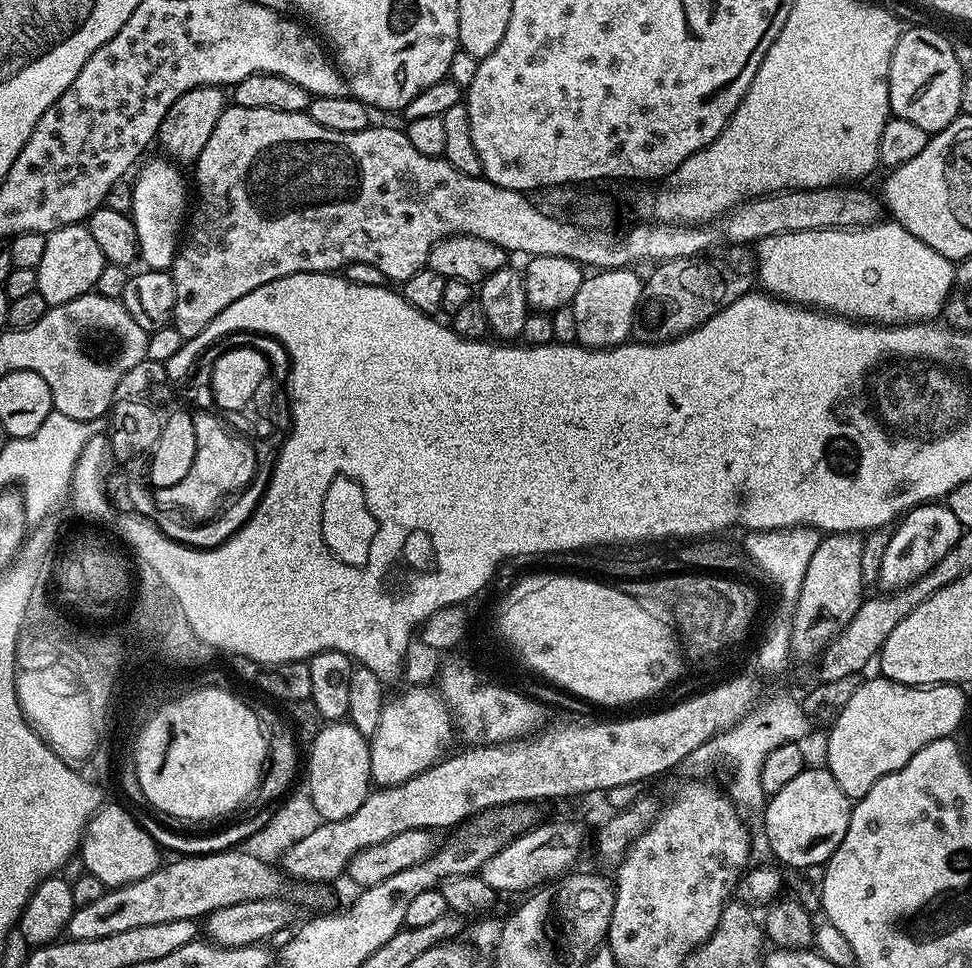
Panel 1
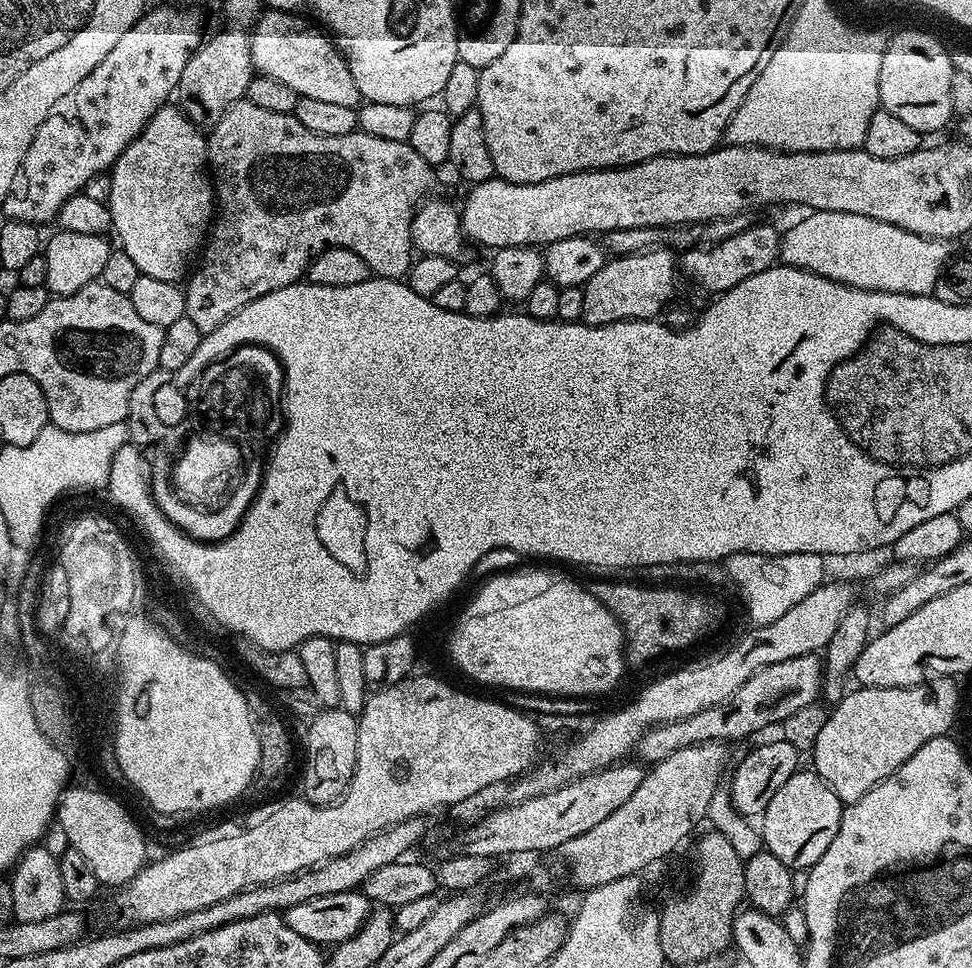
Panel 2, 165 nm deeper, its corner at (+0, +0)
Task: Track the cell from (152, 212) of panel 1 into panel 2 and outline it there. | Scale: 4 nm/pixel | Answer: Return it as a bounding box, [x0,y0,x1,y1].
[107,107,214,282]

